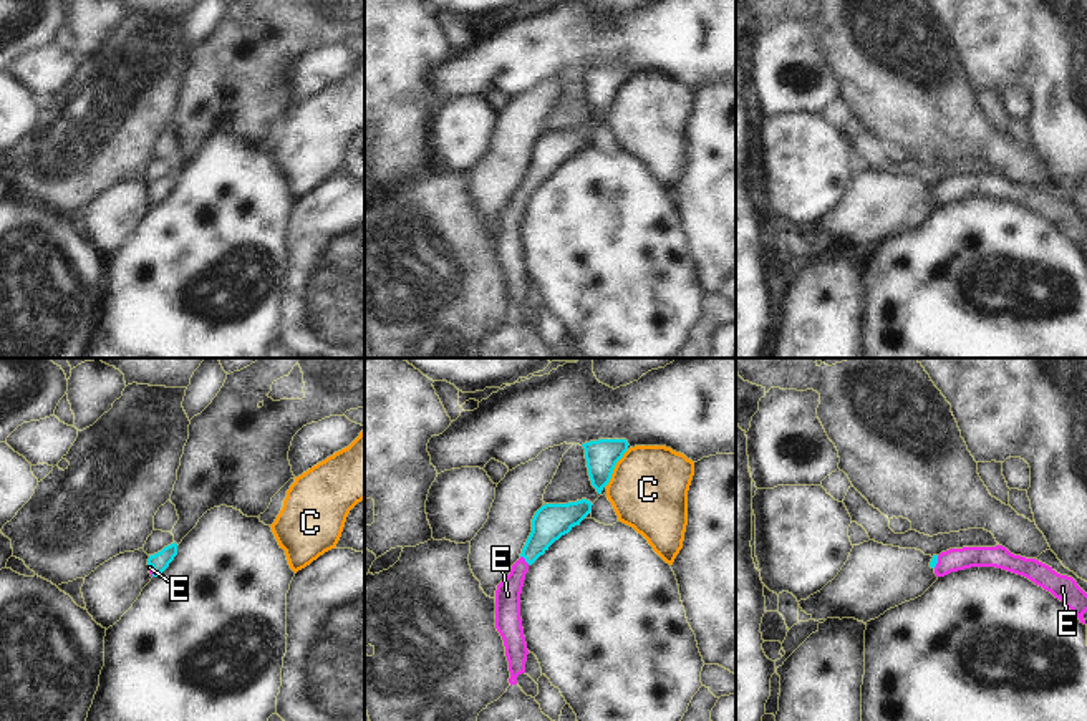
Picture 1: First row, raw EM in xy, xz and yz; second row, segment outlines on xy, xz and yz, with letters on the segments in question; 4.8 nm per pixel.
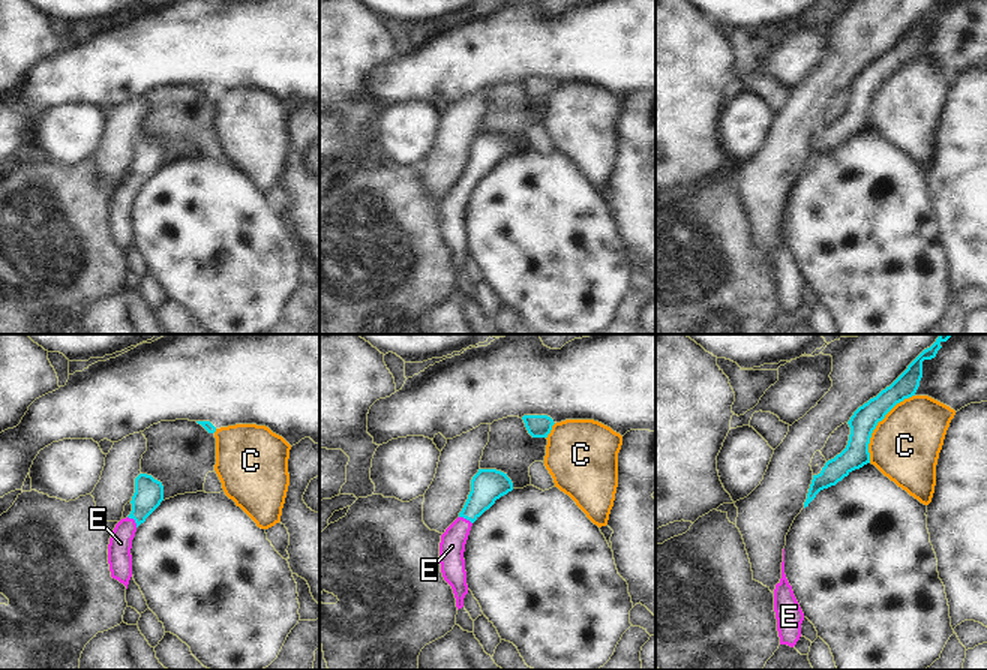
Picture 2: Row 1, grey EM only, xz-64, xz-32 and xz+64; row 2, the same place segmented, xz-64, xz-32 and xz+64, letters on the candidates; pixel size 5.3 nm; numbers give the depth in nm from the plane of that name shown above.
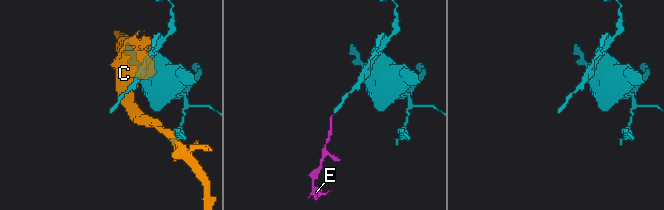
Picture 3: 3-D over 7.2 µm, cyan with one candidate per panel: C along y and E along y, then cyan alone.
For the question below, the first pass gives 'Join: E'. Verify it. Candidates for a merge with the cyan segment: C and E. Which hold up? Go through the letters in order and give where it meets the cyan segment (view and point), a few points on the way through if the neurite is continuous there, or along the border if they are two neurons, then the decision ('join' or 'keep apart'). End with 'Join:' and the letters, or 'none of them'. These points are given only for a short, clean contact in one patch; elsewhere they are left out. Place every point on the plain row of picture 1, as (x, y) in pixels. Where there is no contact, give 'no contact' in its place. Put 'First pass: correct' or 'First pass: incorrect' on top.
First pass: correct
C: contact xz (613, 96); keep apart
E: contact xz (526, 189); way xz (552, 150), (526, 189), (507, 224); join
Join: E

